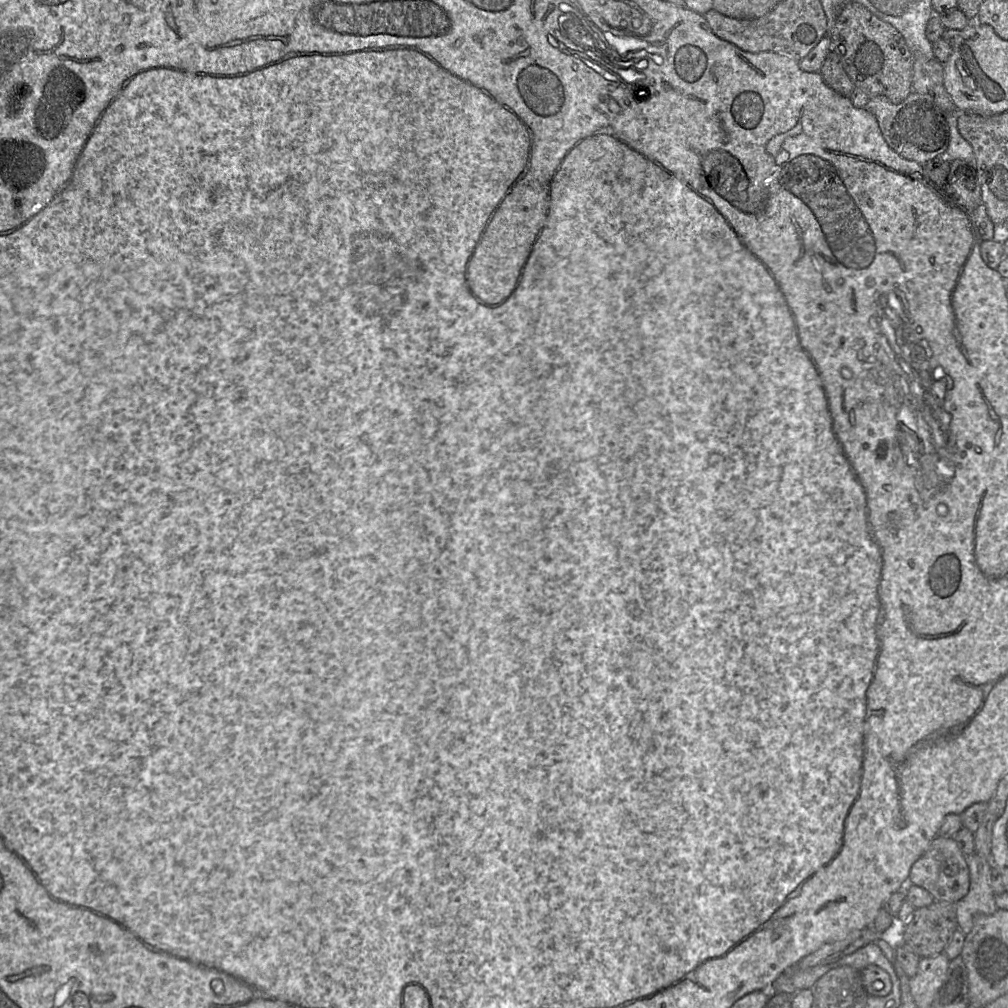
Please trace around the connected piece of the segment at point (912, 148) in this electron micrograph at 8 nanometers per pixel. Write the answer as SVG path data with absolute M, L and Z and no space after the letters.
M913 90L899 104L891 102L885 96L873 96L865 109L875 116L887 144L904 159L923 165L936 156L943 155L948 148L949 126L946 113L935 104L930 95Z

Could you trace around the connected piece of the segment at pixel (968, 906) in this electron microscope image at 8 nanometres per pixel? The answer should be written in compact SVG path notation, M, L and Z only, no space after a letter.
M976 852L966 856L970 871L970 888L965 897L955 903L958 929L967 935L973 928L975 920L981 915L992 915L998 910L995 893L991 886L991 858L979 856Z

